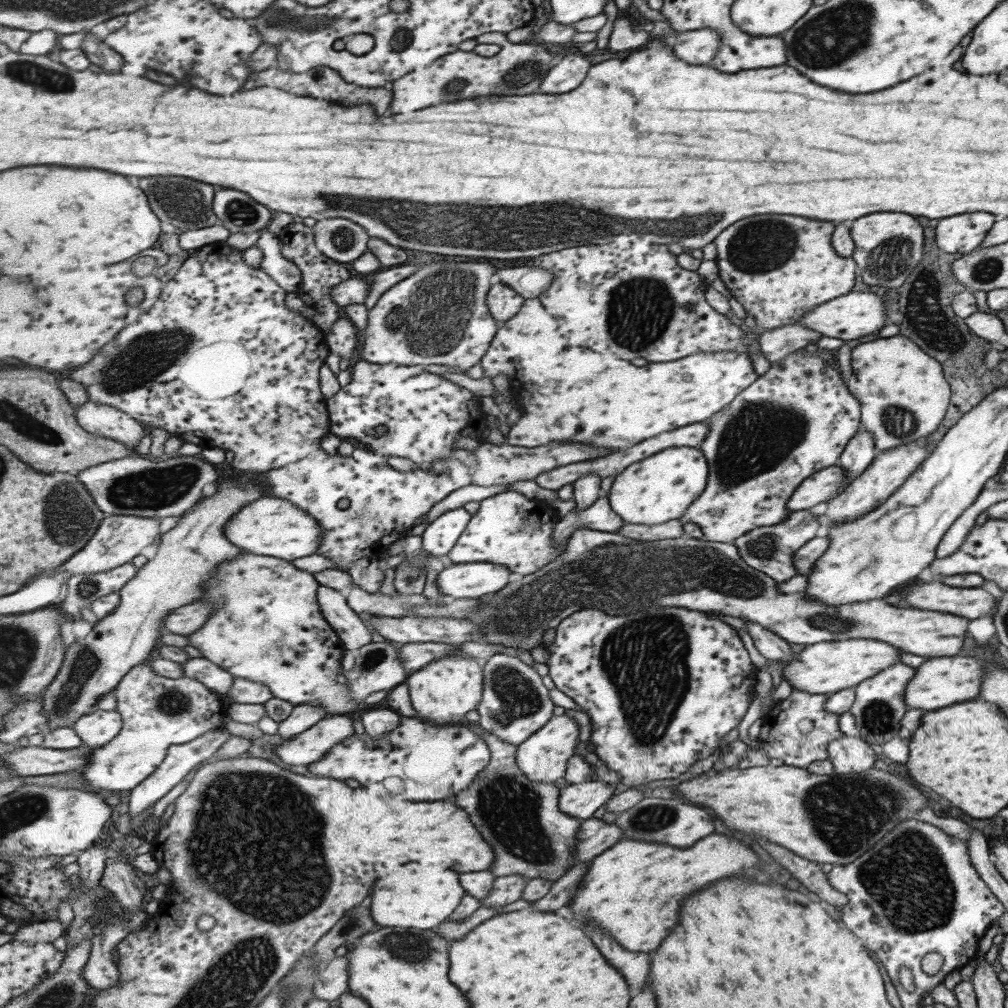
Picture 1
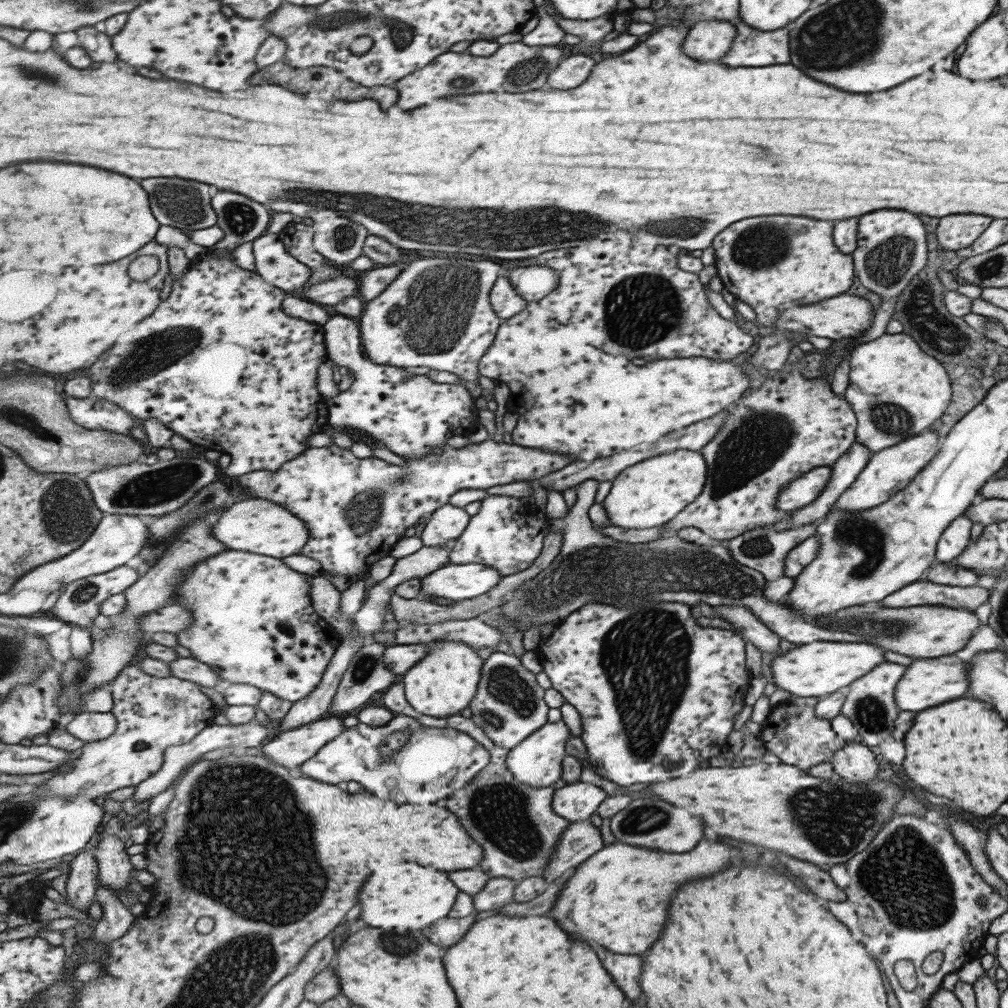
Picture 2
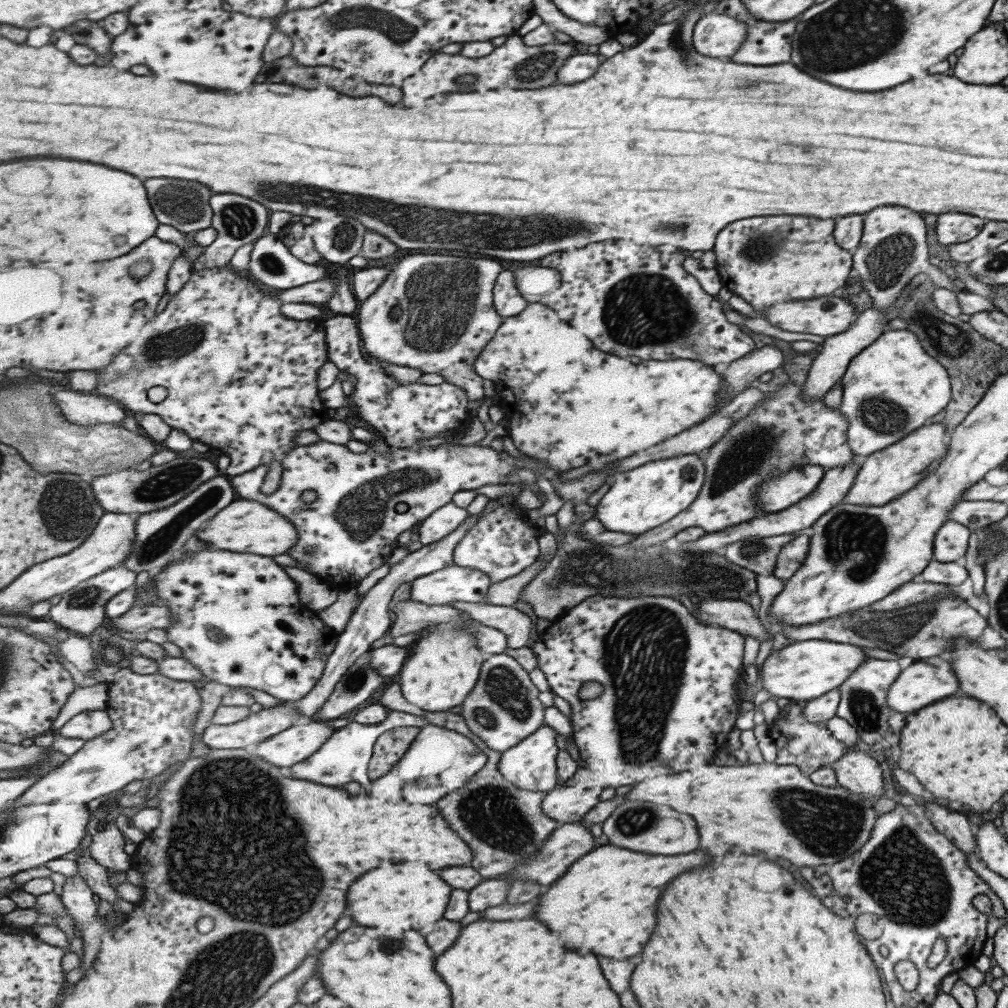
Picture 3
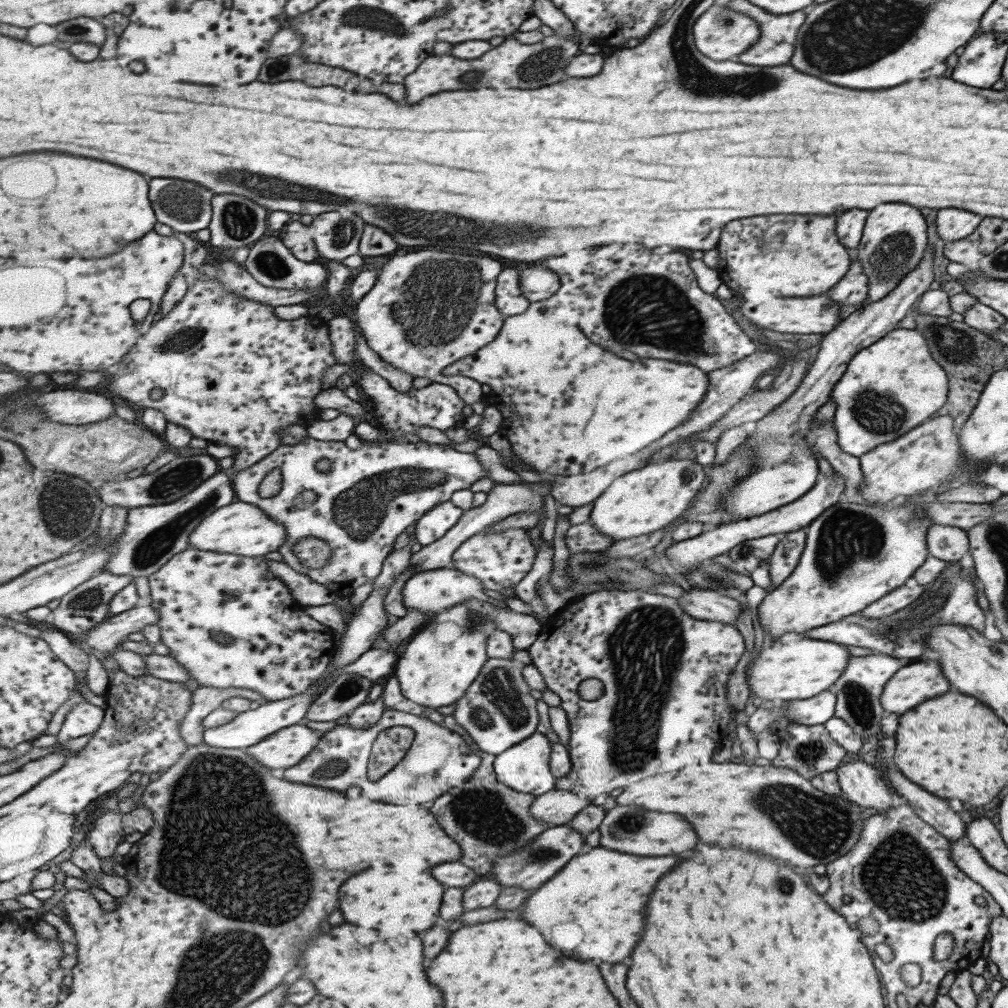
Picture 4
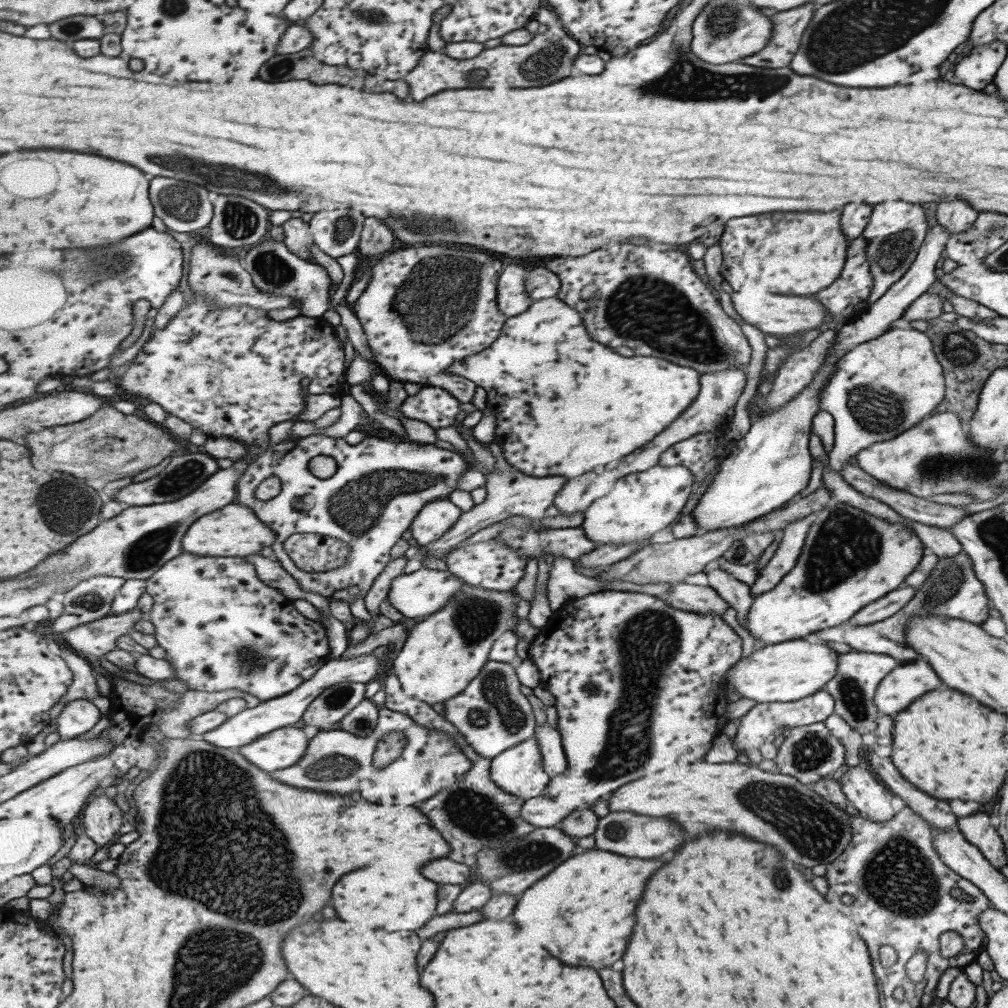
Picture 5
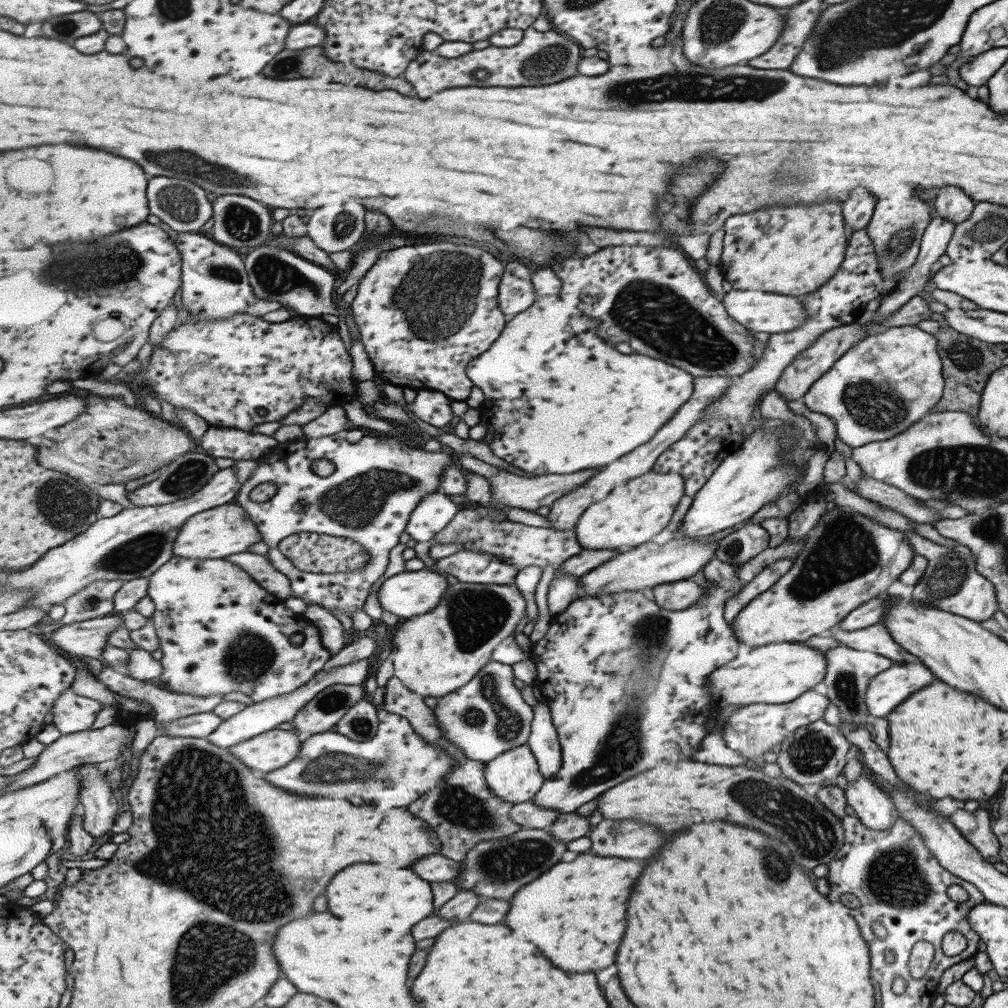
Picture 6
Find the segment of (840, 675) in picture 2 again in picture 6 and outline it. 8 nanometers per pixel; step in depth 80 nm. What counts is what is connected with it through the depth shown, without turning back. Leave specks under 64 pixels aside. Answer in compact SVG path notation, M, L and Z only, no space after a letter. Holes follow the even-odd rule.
M799 642L771 643L752 648L712 670L708 676L710 700L719 708L729 704L781 704L791 702L822 681L825 674L824 654Z

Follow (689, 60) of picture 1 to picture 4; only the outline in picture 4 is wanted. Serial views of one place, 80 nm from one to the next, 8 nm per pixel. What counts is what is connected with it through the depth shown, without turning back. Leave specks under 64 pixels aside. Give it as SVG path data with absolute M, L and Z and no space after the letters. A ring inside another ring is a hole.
M713 4L692 24L692 38L695 49L701 55L715 62L736 60L737 56L755 45L757 37L759 37L757 23L749 20L747 16L739 14L739 12L731 12L725 5L717 6L717 4Z

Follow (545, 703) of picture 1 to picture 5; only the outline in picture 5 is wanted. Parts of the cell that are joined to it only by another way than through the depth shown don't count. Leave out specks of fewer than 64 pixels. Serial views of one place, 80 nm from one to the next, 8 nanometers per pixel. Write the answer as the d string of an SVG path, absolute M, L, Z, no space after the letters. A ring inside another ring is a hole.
M520 657L509 663L490 660L481 669L480 675L473 679L472 683L460 695L449 699L444 704L444 715L447 717L447 720L459 729L459 733L467 739L467 744L470 744L474 751L481 756L495 759L502 752L508 751L510 748L536 736L538 726L535 724L535 712L533 712L531 702L527 700L527 696L521 692L522 682L516 671L516 668L522 662L523 659Z

